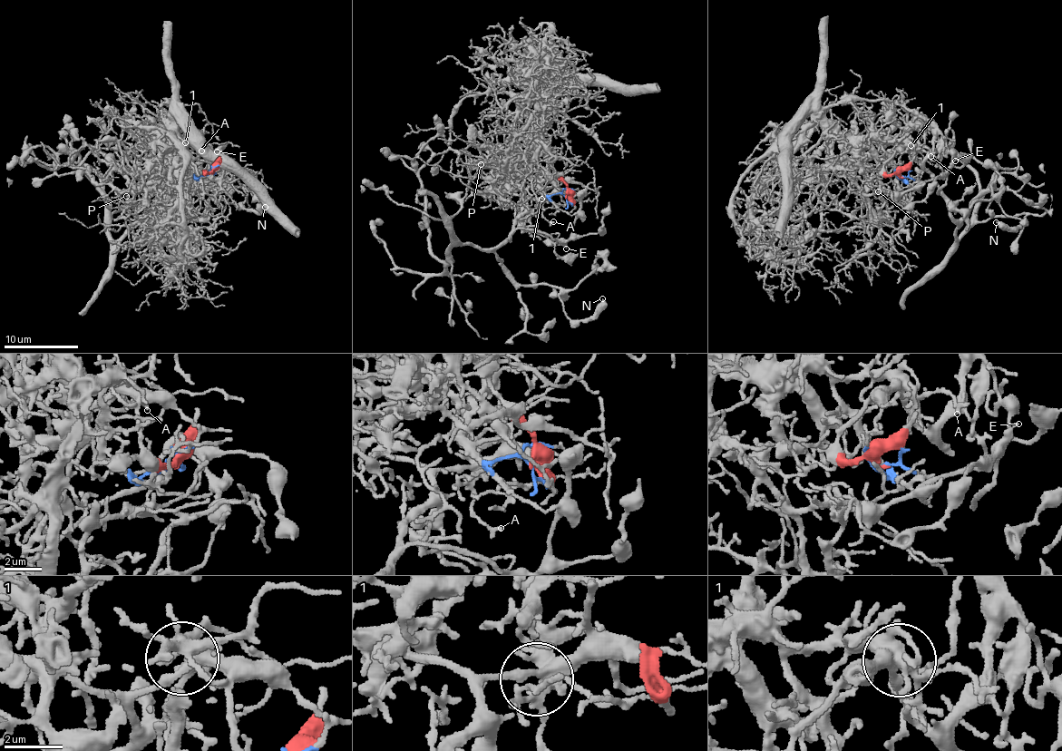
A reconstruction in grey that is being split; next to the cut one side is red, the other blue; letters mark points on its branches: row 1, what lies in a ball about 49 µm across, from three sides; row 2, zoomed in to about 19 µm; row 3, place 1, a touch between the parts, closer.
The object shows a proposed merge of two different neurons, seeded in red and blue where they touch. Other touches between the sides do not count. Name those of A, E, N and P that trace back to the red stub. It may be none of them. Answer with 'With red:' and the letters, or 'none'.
With red: E, N

